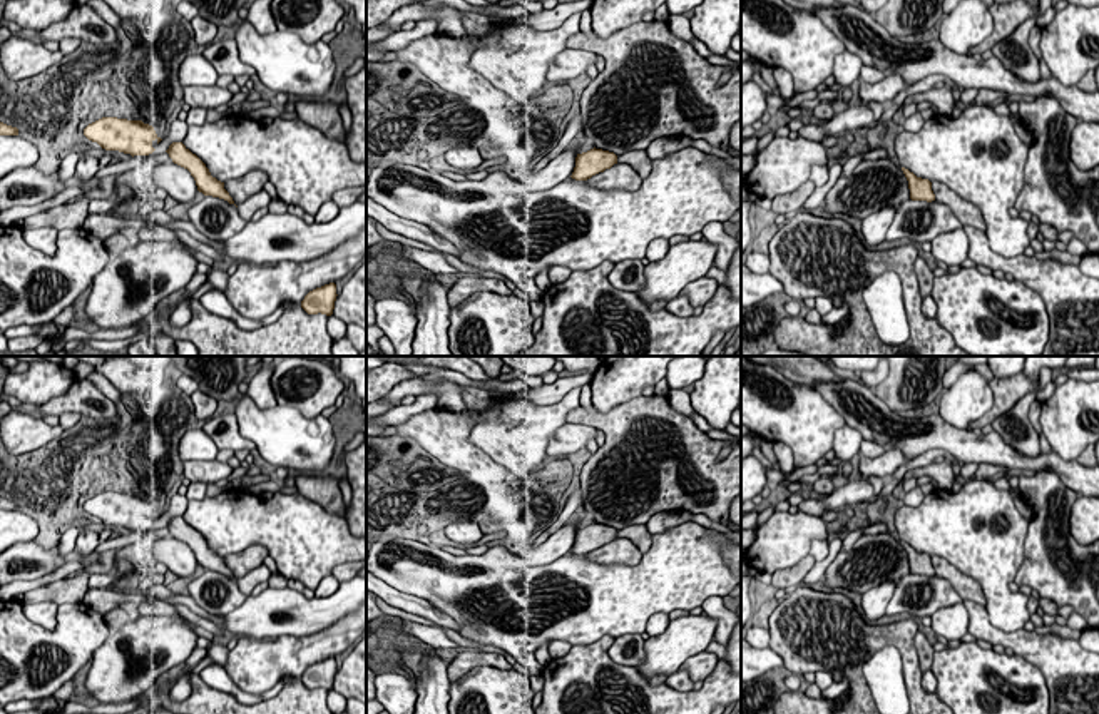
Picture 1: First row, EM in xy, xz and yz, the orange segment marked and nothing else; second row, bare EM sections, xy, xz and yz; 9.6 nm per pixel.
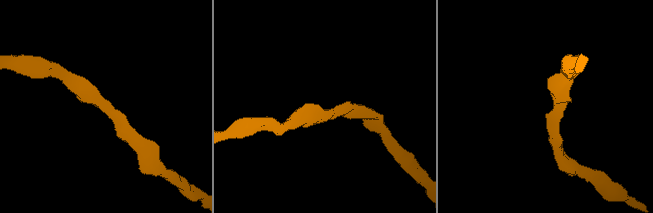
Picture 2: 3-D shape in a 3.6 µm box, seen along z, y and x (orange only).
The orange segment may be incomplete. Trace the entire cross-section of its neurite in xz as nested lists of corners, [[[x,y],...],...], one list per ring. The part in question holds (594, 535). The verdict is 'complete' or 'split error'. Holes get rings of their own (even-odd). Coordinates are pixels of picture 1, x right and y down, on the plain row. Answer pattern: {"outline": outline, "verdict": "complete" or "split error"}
{"outline": [[[596,522],[577,528],[570,552],[575,555],[585,555],[589,562],[601,565],[637,565],[642,558],[642,552],[632,543],[632,540],[619,538],[614,527]]], "verdict": "split error"}

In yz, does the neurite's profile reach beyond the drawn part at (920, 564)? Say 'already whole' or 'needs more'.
needs more

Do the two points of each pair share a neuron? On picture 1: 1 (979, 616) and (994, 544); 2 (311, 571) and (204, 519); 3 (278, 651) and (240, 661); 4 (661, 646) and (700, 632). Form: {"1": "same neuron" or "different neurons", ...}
{"1": "different neurons", "2": "same neuron", "3": "same neuron", "4": "same neuron"}

